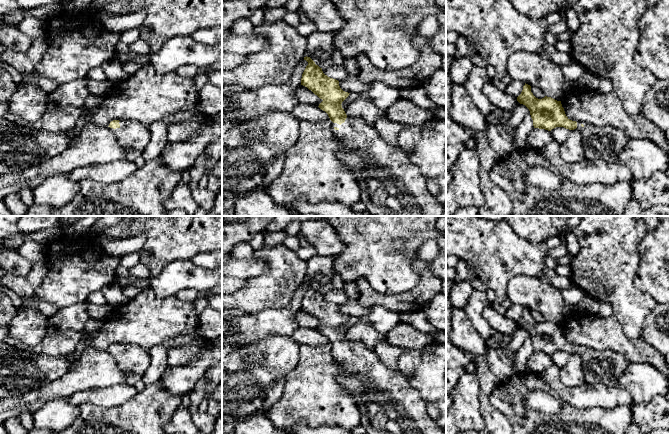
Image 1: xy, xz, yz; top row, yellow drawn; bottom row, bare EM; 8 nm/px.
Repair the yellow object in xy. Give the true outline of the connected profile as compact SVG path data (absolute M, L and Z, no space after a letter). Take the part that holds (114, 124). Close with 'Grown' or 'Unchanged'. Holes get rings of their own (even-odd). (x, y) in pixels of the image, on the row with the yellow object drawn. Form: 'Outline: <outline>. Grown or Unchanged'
Outline: M113 120L108 128L116 137L118 144L129 151L125 160L134 161L141 156L150 141L149 128L143 124L130 120Z. Grown

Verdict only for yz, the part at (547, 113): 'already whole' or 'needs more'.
needs more

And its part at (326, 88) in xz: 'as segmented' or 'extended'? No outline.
extended

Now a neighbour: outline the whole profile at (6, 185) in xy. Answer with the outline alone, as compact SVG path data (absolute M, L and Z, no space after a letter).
M88 95L83 107L86 125L79 133L74 128L66 133L69 144L62 152L18 173L0 174L0 200L9 194L18 194L22 189L33 191L53 175L68 174L79 167L125 160L129 151L118 144L108 126L98 126L91 122L92 113L103 100L104 96Z

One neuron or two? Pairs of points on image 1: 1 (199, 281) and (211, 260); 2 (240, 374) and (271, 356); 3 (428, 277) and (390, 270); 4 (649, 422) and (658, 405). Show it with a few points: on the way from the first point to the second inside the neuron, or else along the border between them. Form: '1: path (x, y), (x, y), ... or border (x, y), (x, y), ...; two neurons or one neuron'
1: border (190, 260), (197, 265), (211, 270); two neurons
2: path (248, 374), (256, 374), (266, 364); one neuron
3: border (420, 273), (420, 280), (404, 292); two neurons
4: path (650, 418), (658, 409); one neuron

